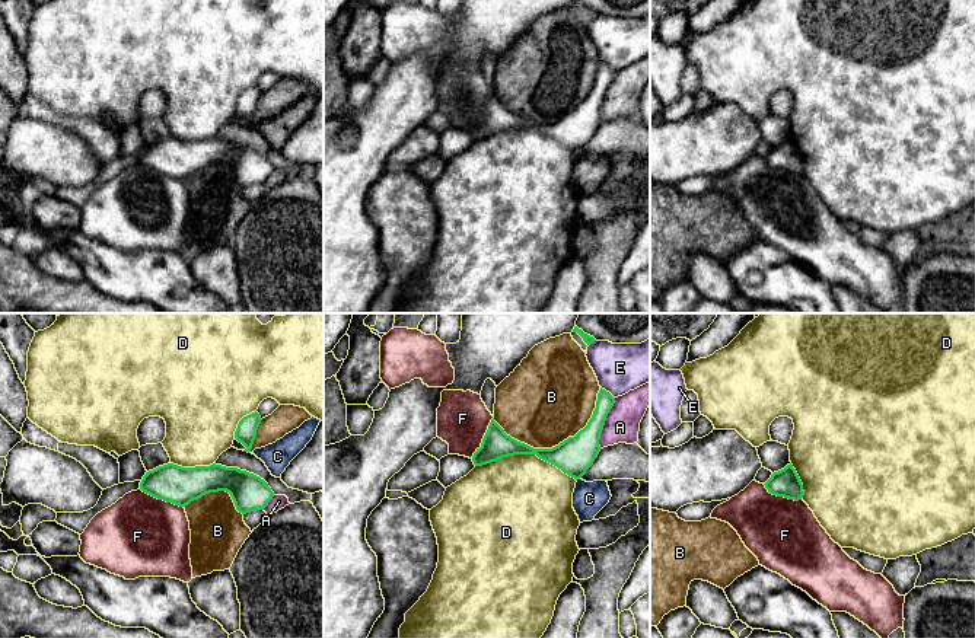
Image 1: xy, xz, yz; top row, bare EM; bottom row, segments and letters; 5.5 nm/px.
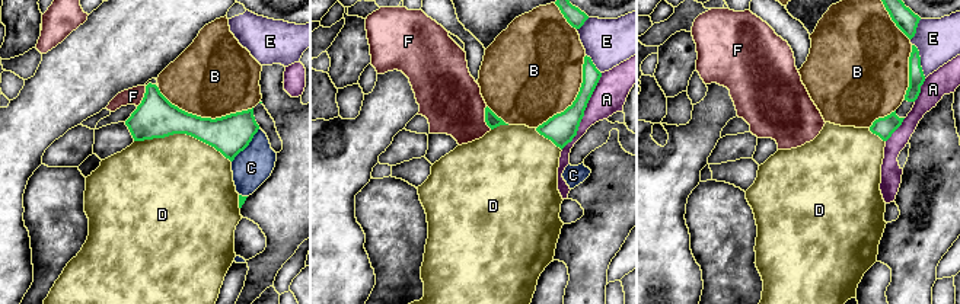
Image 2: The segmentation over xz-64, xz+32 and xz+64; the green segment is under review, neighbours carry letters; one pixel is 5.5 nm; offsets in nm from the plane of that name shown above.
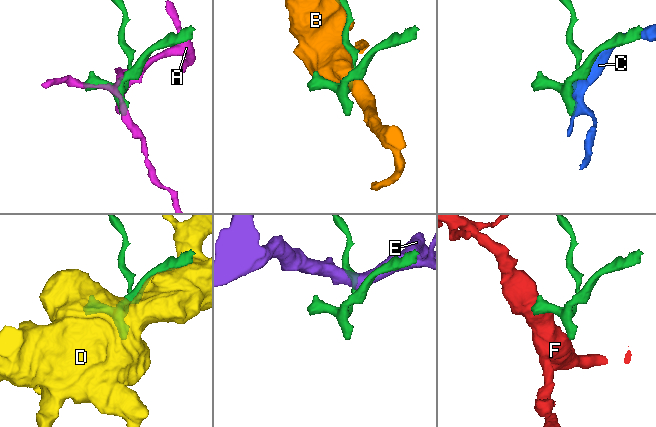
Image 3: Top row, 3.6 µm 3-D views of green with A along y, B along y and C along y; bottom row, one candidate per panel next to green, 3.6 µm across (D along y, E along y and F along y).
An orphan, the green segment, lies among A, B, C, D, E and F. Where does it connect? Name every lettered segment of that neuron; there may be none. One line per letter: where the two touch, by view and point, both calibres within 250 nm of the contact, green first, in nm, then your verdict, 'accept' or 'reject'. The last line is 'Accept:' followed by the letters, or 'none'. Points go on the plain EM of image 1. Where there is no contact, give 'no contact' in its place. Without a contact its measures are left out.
A: meets green in xz at (604, 96); 200 nm thick on the green side, 190 nm on the other; reject
B: meets green in xz at (558, 118); 200 nm thick on the green side, 480 nm on the other; reject
C: meets green in xz at (577, 152); 200 nm thick on the green side, 180 nm on the other; reject
D: meets green in xz at (526, 127); 190 nm thick on the green side, 480 nm on the other; accept
E: meets green in xz at (608, 66); 100 nm thick on the green side, 280 nm on the other; reject
F: meets green in xy at (162, 172); 220 nm thick on the green side, 440 nm on the other; reject
Accept: D

